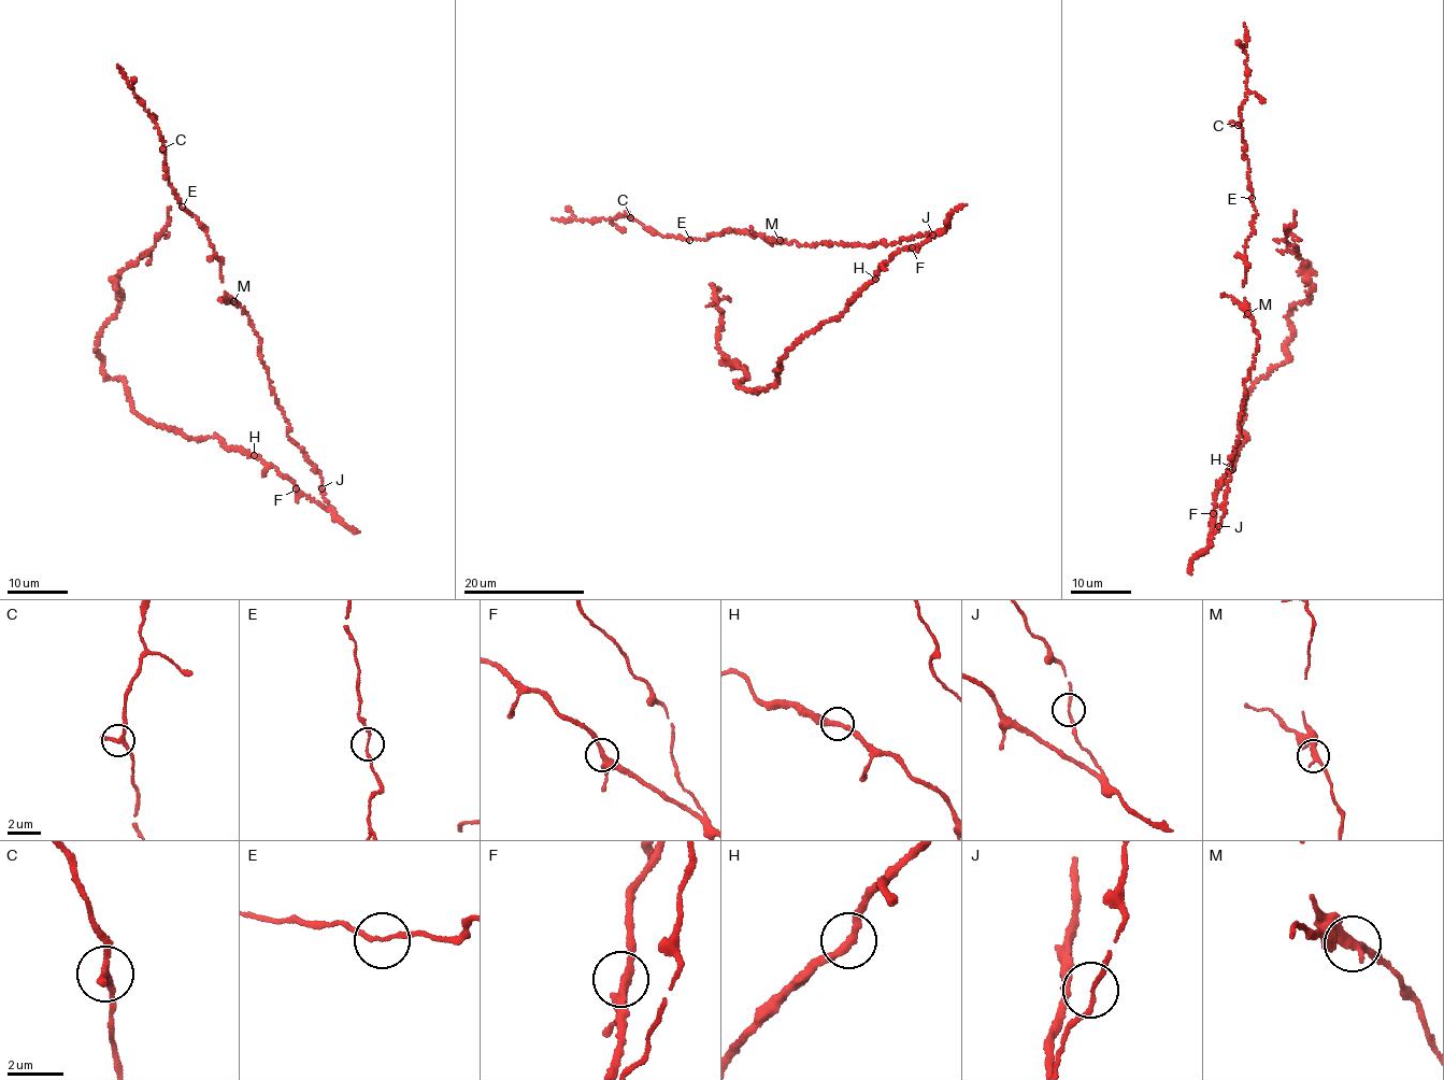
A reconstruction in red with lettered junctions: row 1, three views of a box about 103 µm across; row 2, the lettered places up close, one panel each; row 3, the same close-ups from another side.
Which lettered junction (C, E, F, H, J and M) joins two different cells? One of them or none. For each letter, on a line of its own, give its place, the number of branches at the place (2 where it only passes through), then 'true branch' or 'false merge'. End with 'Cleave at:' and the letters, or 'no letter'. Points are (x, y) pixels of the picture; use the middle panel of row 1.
C: place (630, 217); branches 2; true branch
E: place (689, 240); branches 2; true branch
F: place (912, 247); branches 2; true branch
H: place (875, 279); branches 2; true branch
J: place (932, 235); branches 2; true branch
M: place (780, 240); branches 2; false merge
Cleave at: M

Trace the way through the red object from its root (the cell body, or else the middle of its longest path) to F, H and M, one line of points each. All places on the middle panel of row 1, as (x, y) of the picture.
F: (932, 235), (944, 230), (912, 247)
H: (932, 235), (944, 230), (913, 249), (895, 254), (874, 278)
M: (932, 235), (887, 245), (881, 242), (869, 246), (824, 242), (811, 245), (778, 241)

